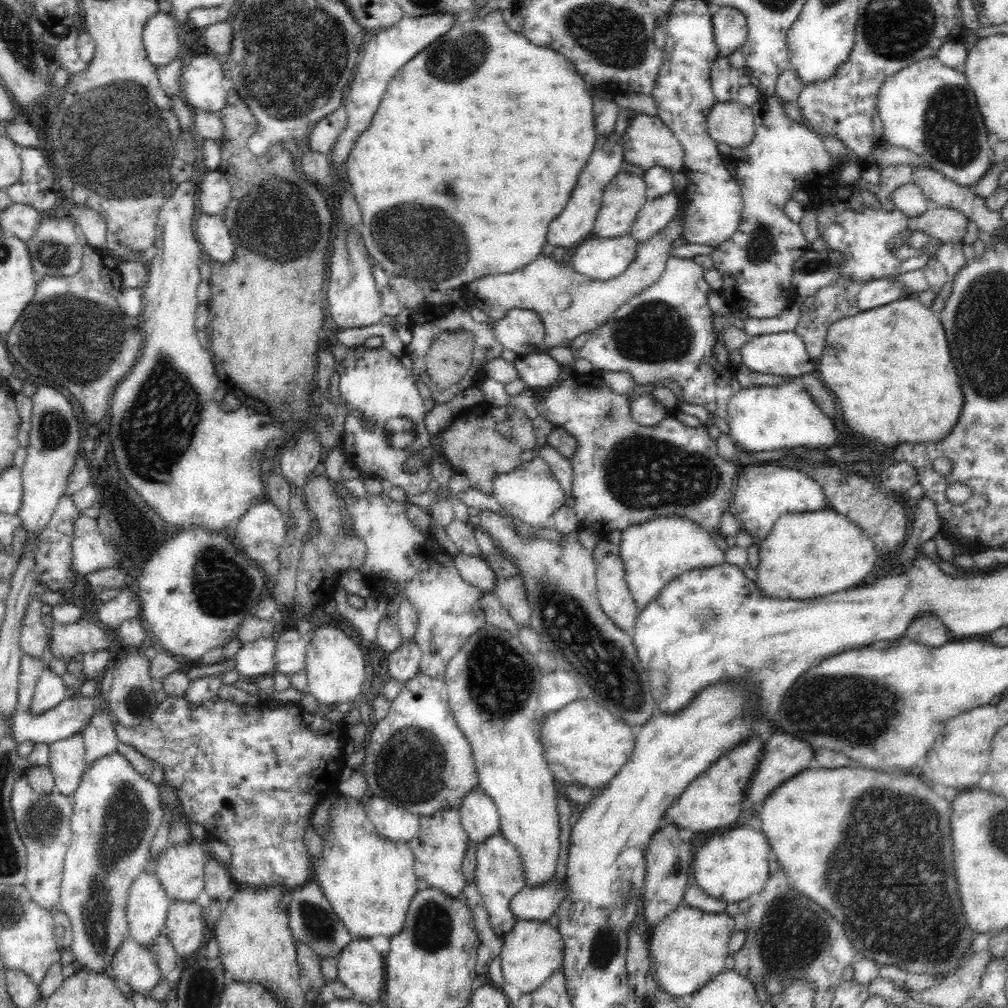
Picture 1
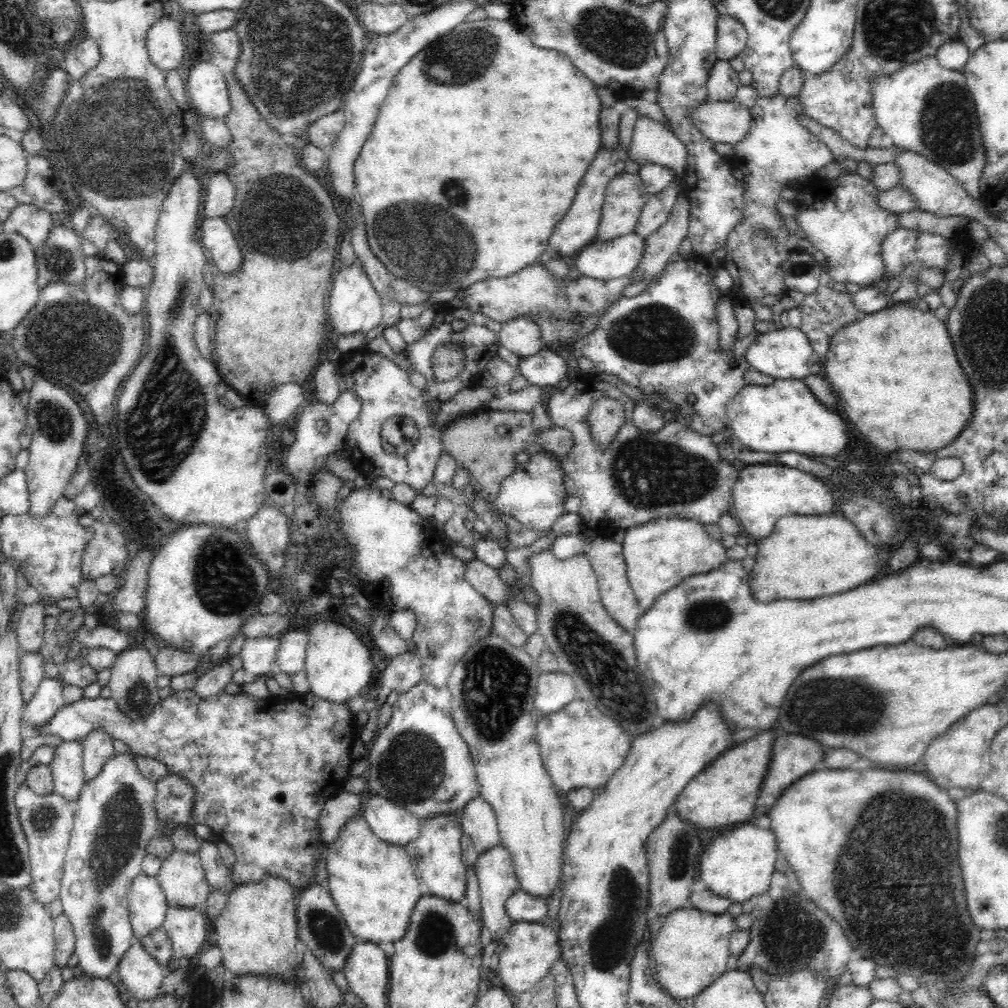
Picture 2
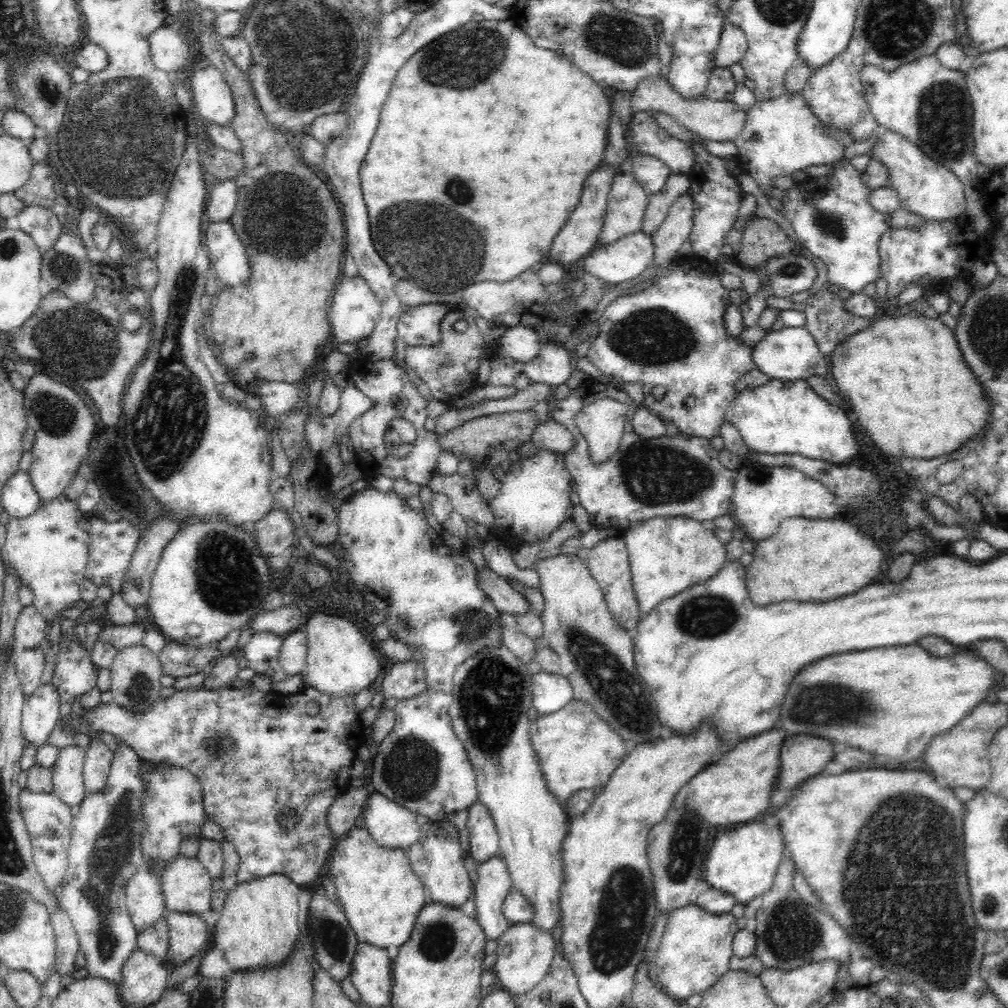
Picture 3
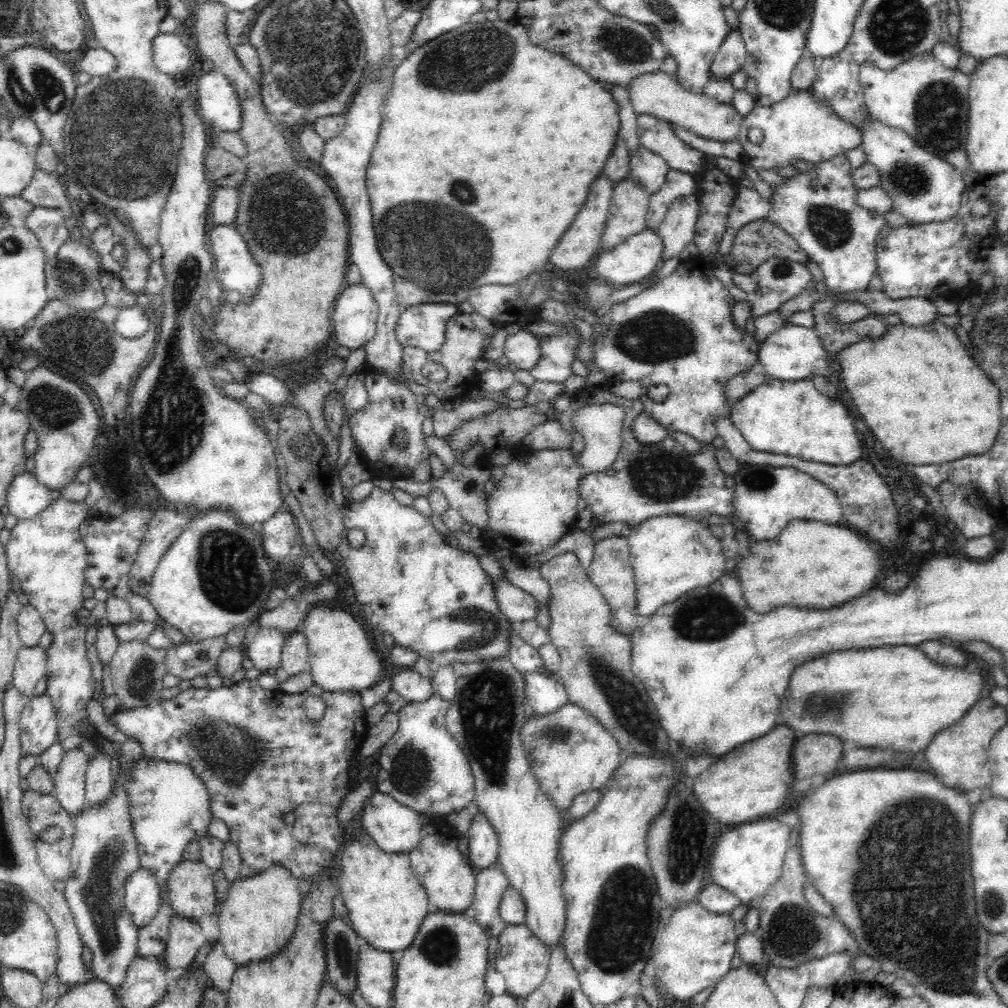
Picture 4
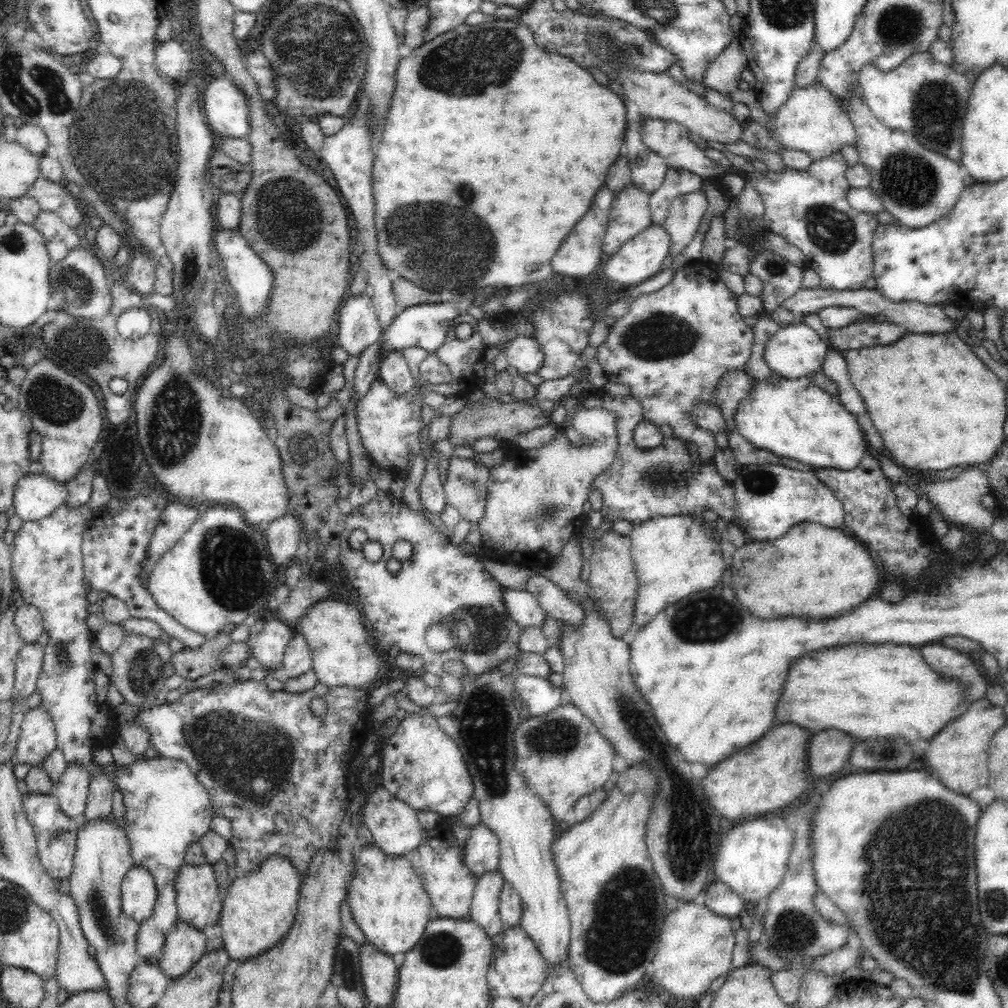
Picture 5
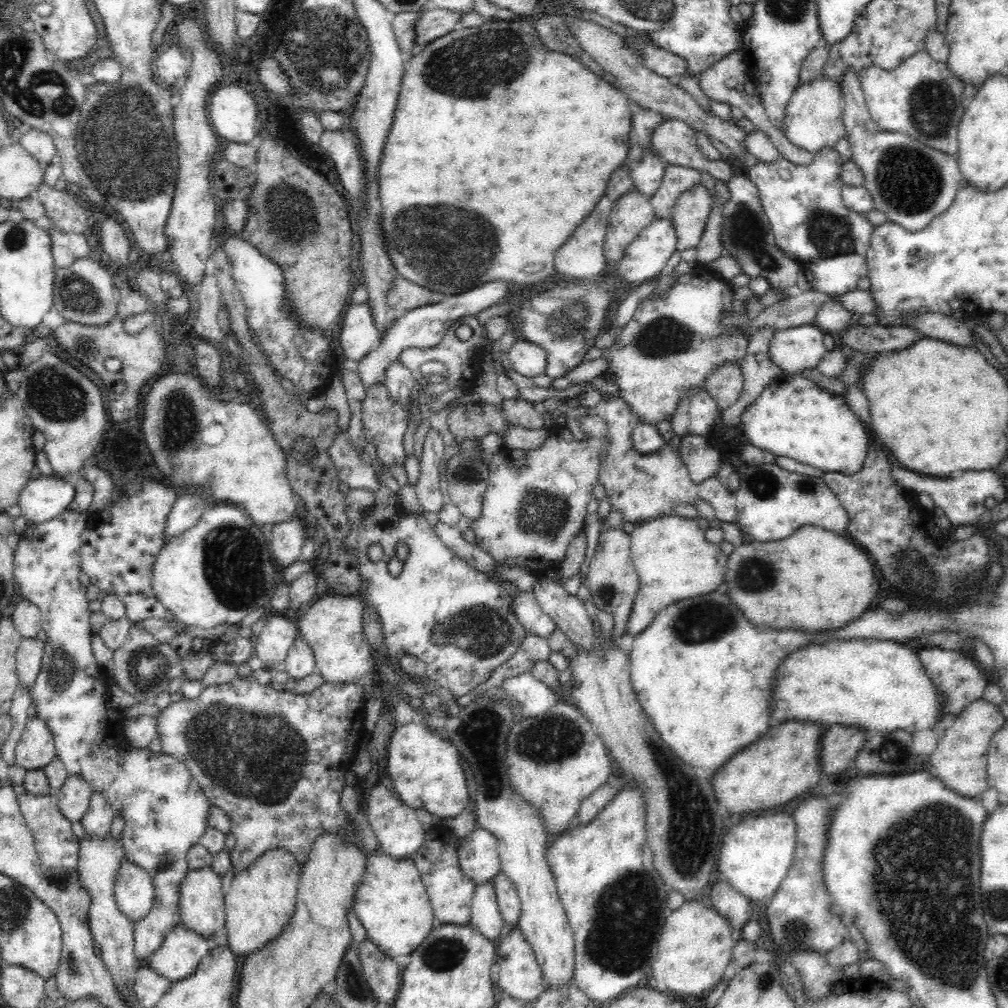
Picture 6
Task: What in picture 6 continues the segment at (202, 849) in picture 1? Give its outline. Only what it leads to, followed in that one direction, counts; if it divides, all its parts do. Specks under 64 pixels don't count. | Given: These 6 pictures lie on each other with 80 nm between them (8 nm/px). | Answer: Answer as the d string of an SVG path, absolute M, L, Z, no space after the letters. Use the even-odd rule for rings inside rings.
M211 867L190 869L180 880L181 921L194 932L210 940L219 928L224 928L225 895L220 876Z

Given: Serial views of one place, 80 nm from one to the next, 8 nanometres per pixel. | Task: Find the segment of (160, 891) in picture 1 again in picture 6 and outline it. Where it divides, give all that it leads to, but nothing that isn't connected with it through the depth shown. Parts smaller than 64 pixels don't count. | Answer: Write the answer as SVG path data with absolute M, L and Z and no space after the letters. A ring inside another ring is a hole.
M127 859L117 873L114 899L118 908L131 921L143 919L155 902L152 875Z

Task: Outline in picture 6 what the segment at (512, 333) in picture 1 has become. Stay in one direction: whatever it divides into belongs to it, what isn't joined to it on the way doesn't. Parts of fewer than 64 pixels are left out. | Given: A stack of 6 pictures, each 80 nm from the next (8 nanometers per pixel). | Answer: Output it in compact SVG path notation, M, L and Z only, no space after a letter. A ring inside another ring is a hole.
M519 337L512 345L508 359L514 371L530 378L543 374L547 366L546 352L523 337Z

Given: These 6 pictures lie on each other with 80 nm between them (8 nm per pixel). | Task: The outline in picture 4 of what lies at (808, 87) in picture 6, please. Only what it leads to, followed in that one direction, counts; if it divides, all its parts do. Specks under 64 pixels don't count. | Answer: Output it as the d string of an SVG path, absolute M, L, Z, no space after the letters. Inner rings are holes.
M806 89L793 90L786 98L770 106L756 104L744 116L736 137L736 141L743 149L740 162L744 166L754 168L757 173L759 169L775 171L780 167L793 166L798 161L817 165L824 160L830 160L833 156L859 147L862 142L862 135L854 125L840 119L836 113L832 113L830 107L812 97ZM755 126L764 132L762 144L752 144L746 135L748 130Z

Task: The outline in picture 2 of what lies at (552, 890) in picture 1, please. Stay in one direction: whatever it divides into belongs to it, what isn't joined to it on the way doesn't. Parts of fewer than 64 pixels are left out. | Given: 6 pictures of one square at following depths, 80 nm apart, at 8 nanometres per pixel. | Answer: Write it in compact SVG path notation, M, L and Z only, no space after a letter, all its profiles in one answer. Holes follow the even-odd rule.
M524 890L514 892L506 900L506 910L513 922L540 922L548 915L548 899L536 897Z

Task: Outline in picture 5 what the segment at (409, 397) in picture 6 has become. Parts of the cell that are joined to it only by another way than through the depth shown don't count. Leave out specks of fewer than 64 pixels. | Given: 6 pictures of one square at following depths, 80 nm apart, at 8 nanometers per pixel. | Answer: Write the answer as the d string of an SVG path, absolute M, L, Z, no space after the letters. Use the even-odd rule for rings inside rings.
M381 351L378 375L390 389L400 395L416 386L401 351Z

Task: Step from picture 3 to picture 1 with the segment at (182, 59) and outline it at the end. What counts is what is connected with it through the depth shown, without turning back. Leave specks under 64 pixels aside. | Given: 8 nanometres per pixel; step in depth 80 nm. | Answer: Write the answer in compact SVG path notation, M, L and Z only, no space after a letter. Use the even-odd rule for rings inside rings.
M158 12L146 20L142 26L142 44L146 51L146 58L153 65L166 66L178 54L178 22L166 12Z

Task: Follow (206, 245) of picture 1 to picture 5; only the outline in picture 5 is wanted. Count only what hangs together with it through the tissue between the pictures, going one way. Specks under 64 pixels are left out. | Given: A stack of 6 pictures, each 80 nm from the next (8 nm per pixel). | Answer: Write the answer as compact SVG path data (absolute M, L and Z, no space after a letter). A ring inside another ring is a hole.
M219 228L215 232L214 243L218 258L224 265L225 286L236 291L240 312L247 318L256 318L264 312L264 304L268 302L272 290L272 271L270 267L251 249L251 245L238 232L237 229Z

